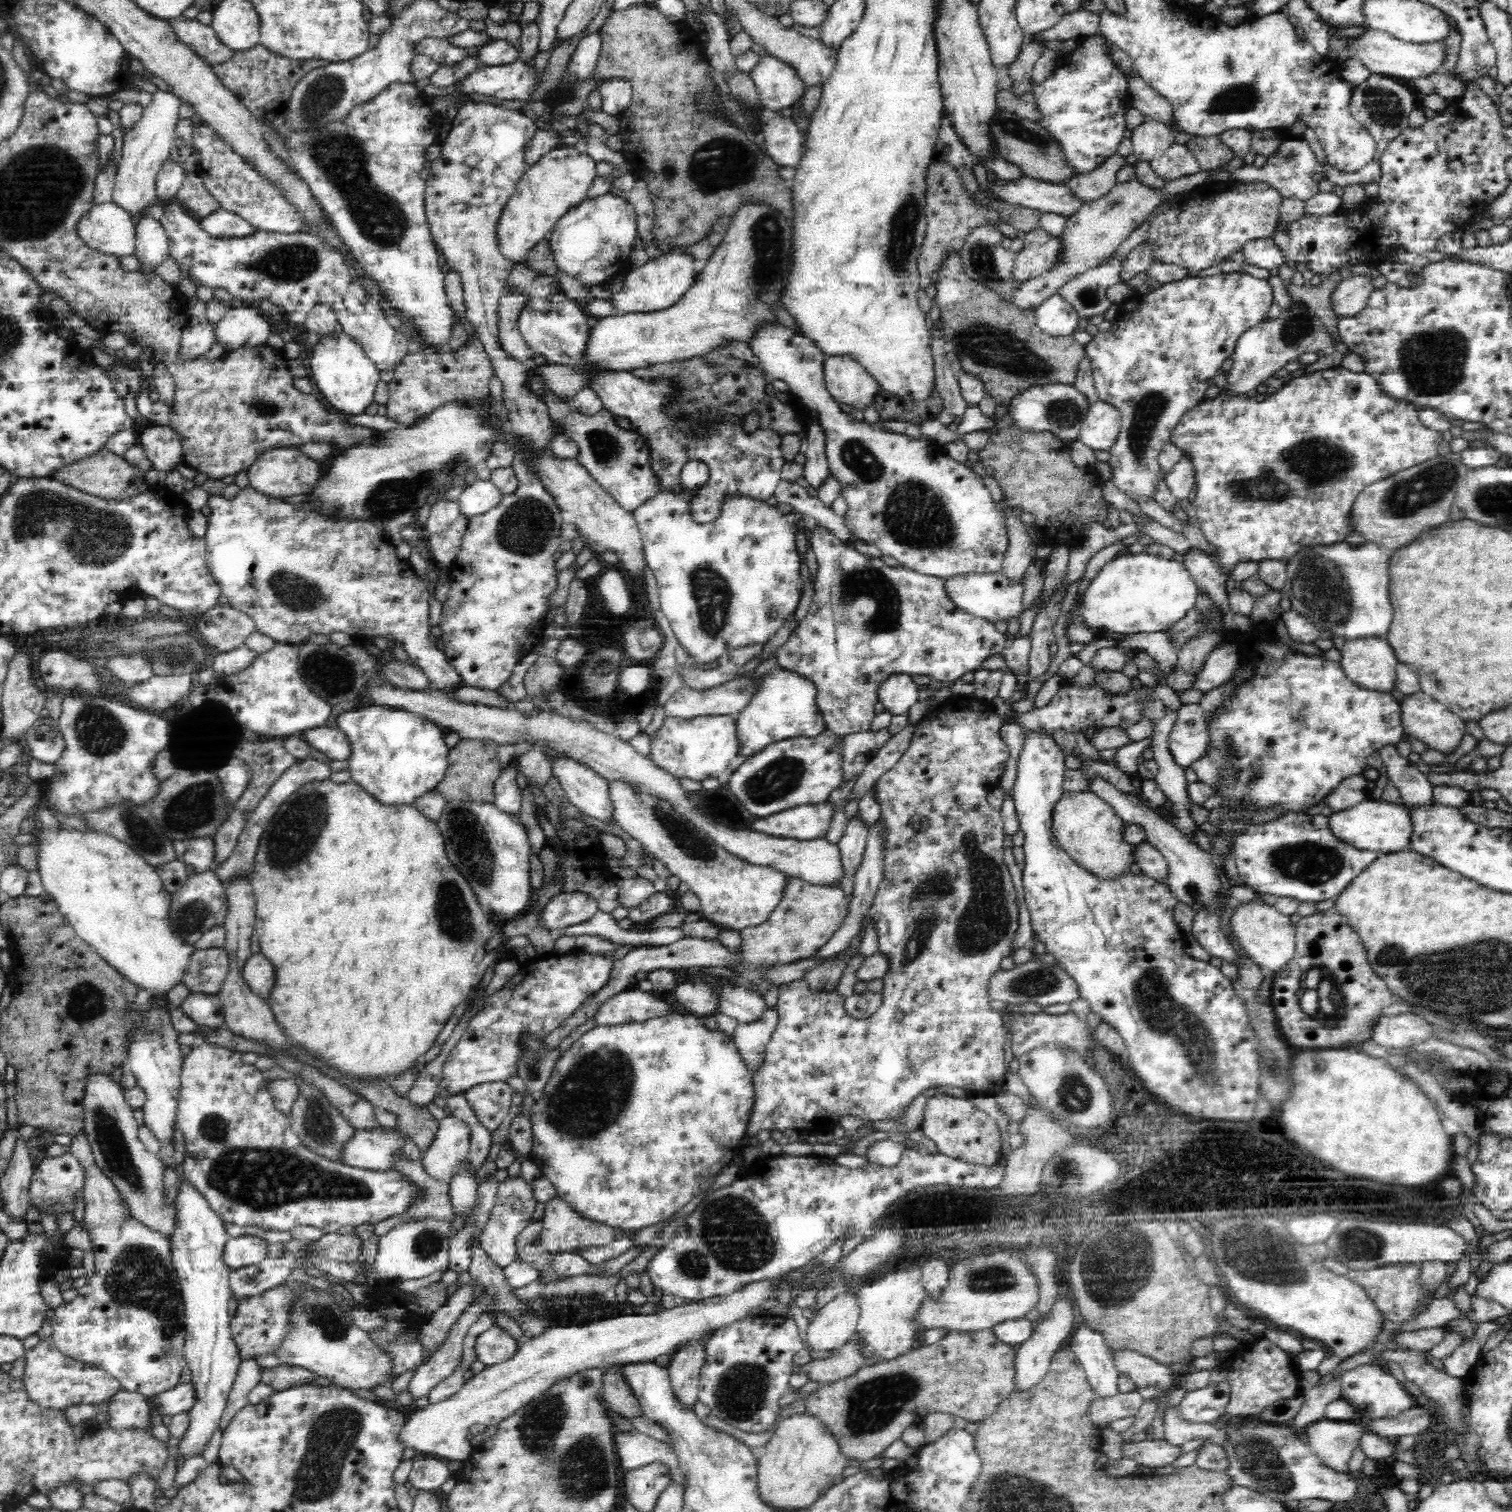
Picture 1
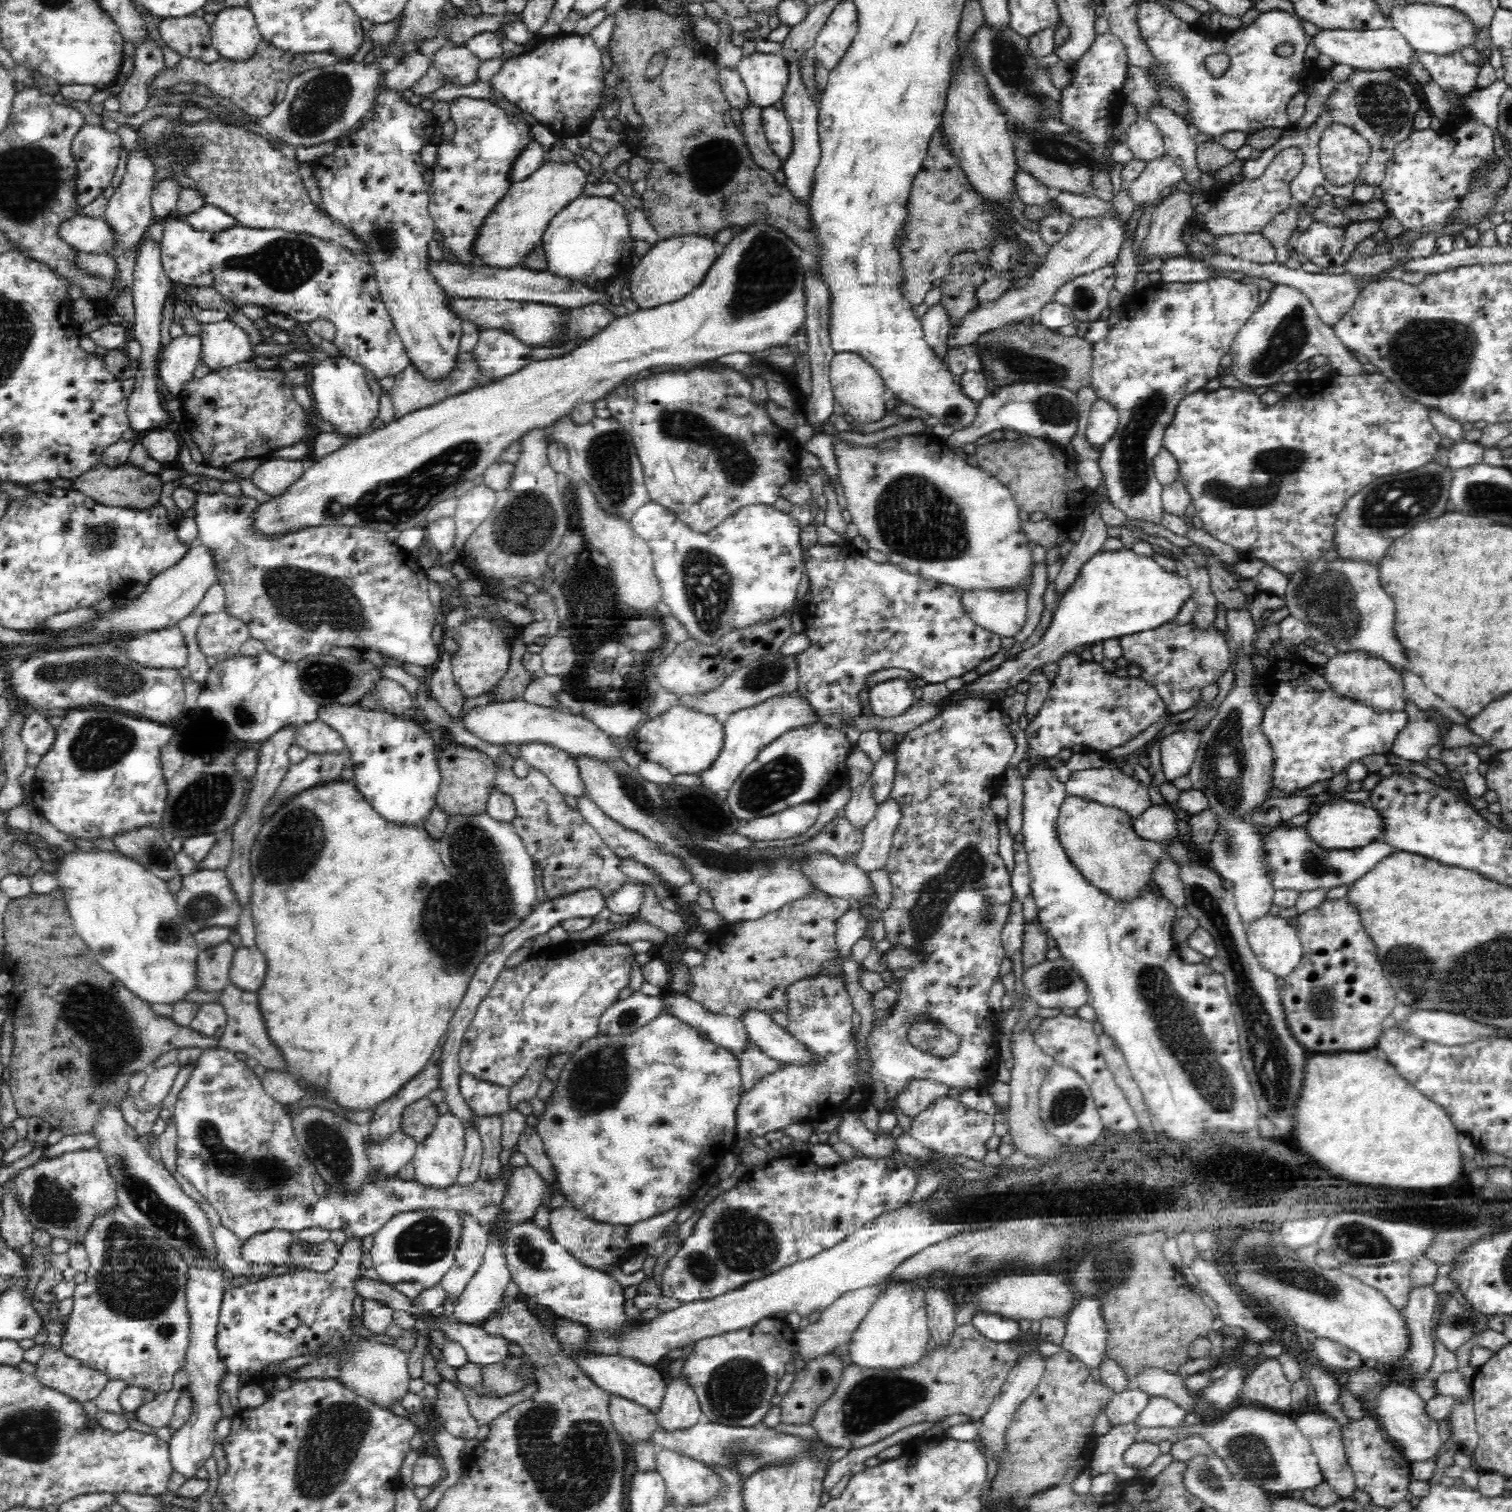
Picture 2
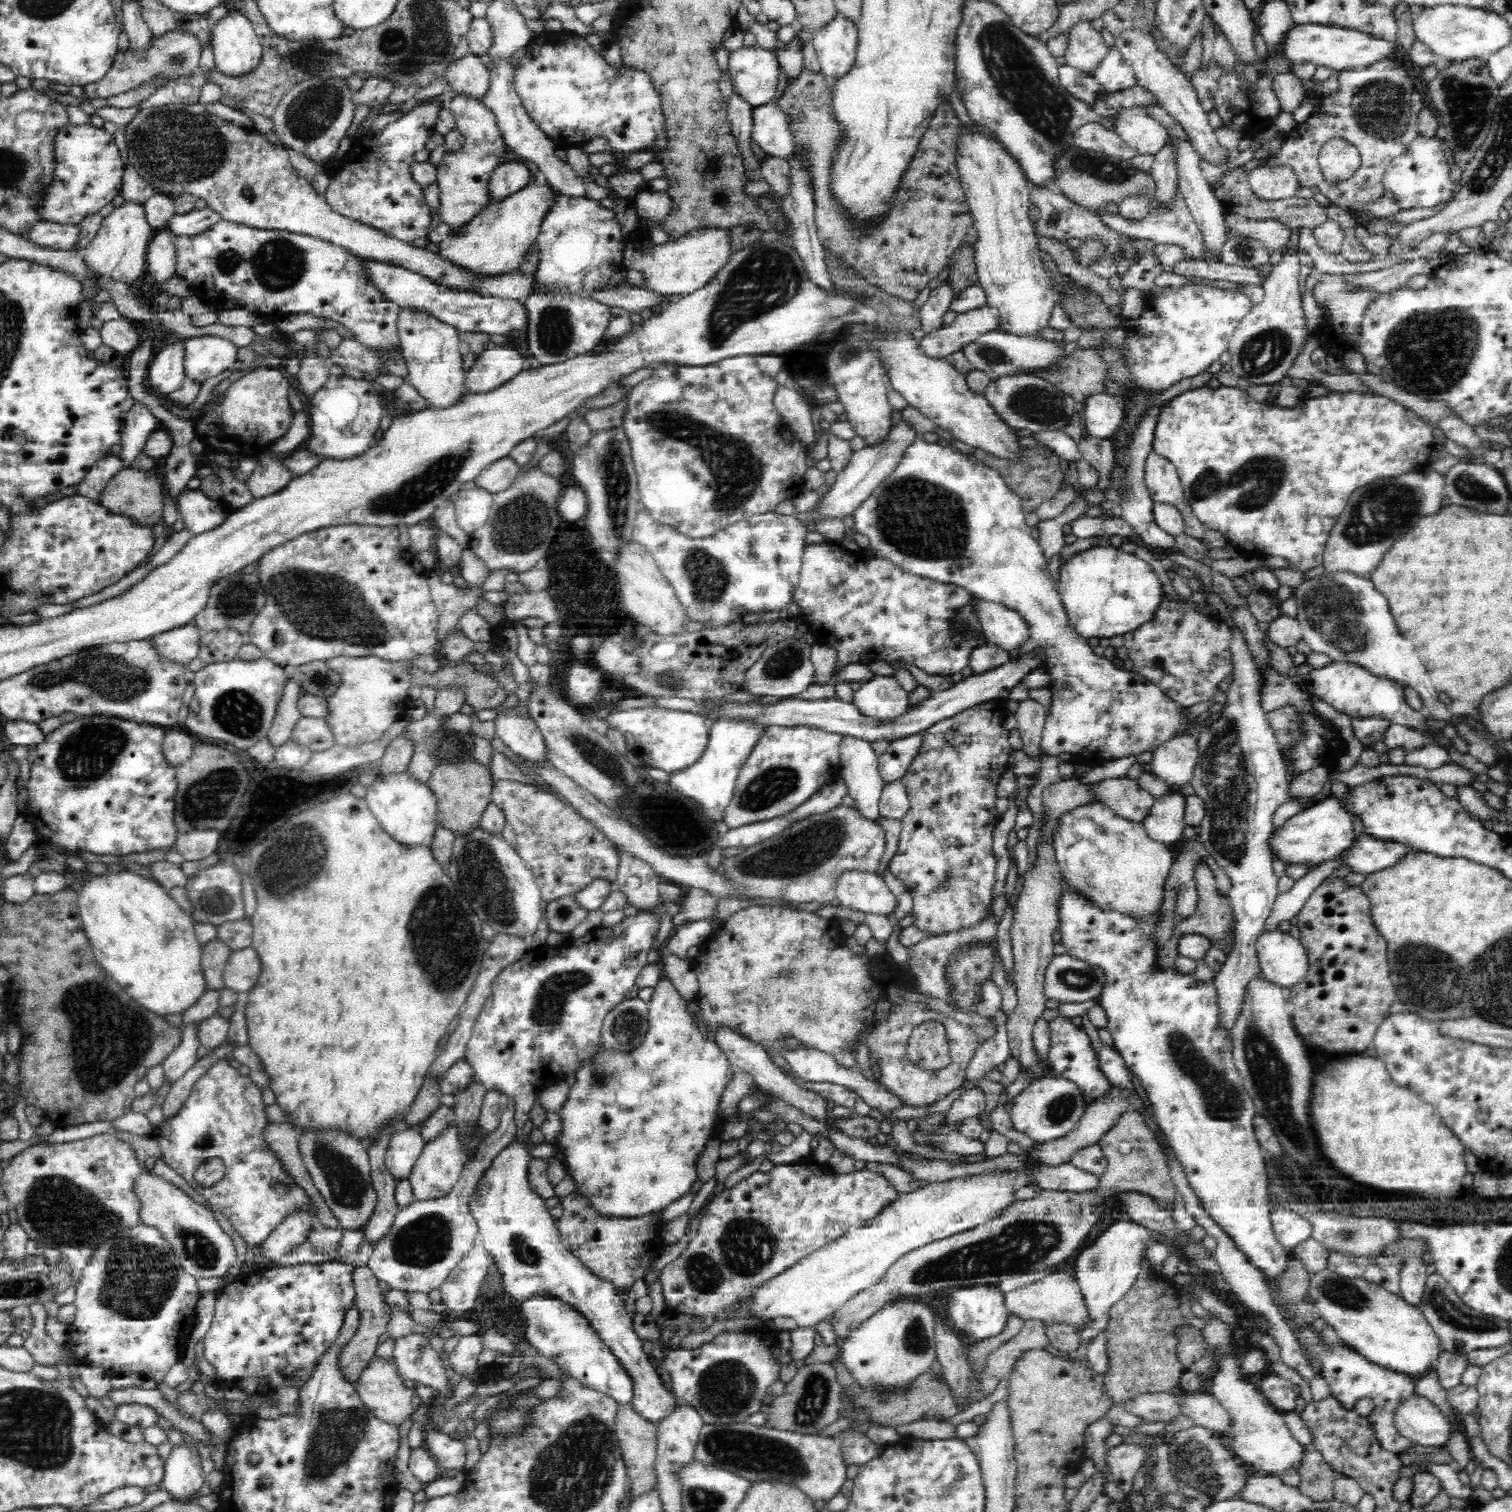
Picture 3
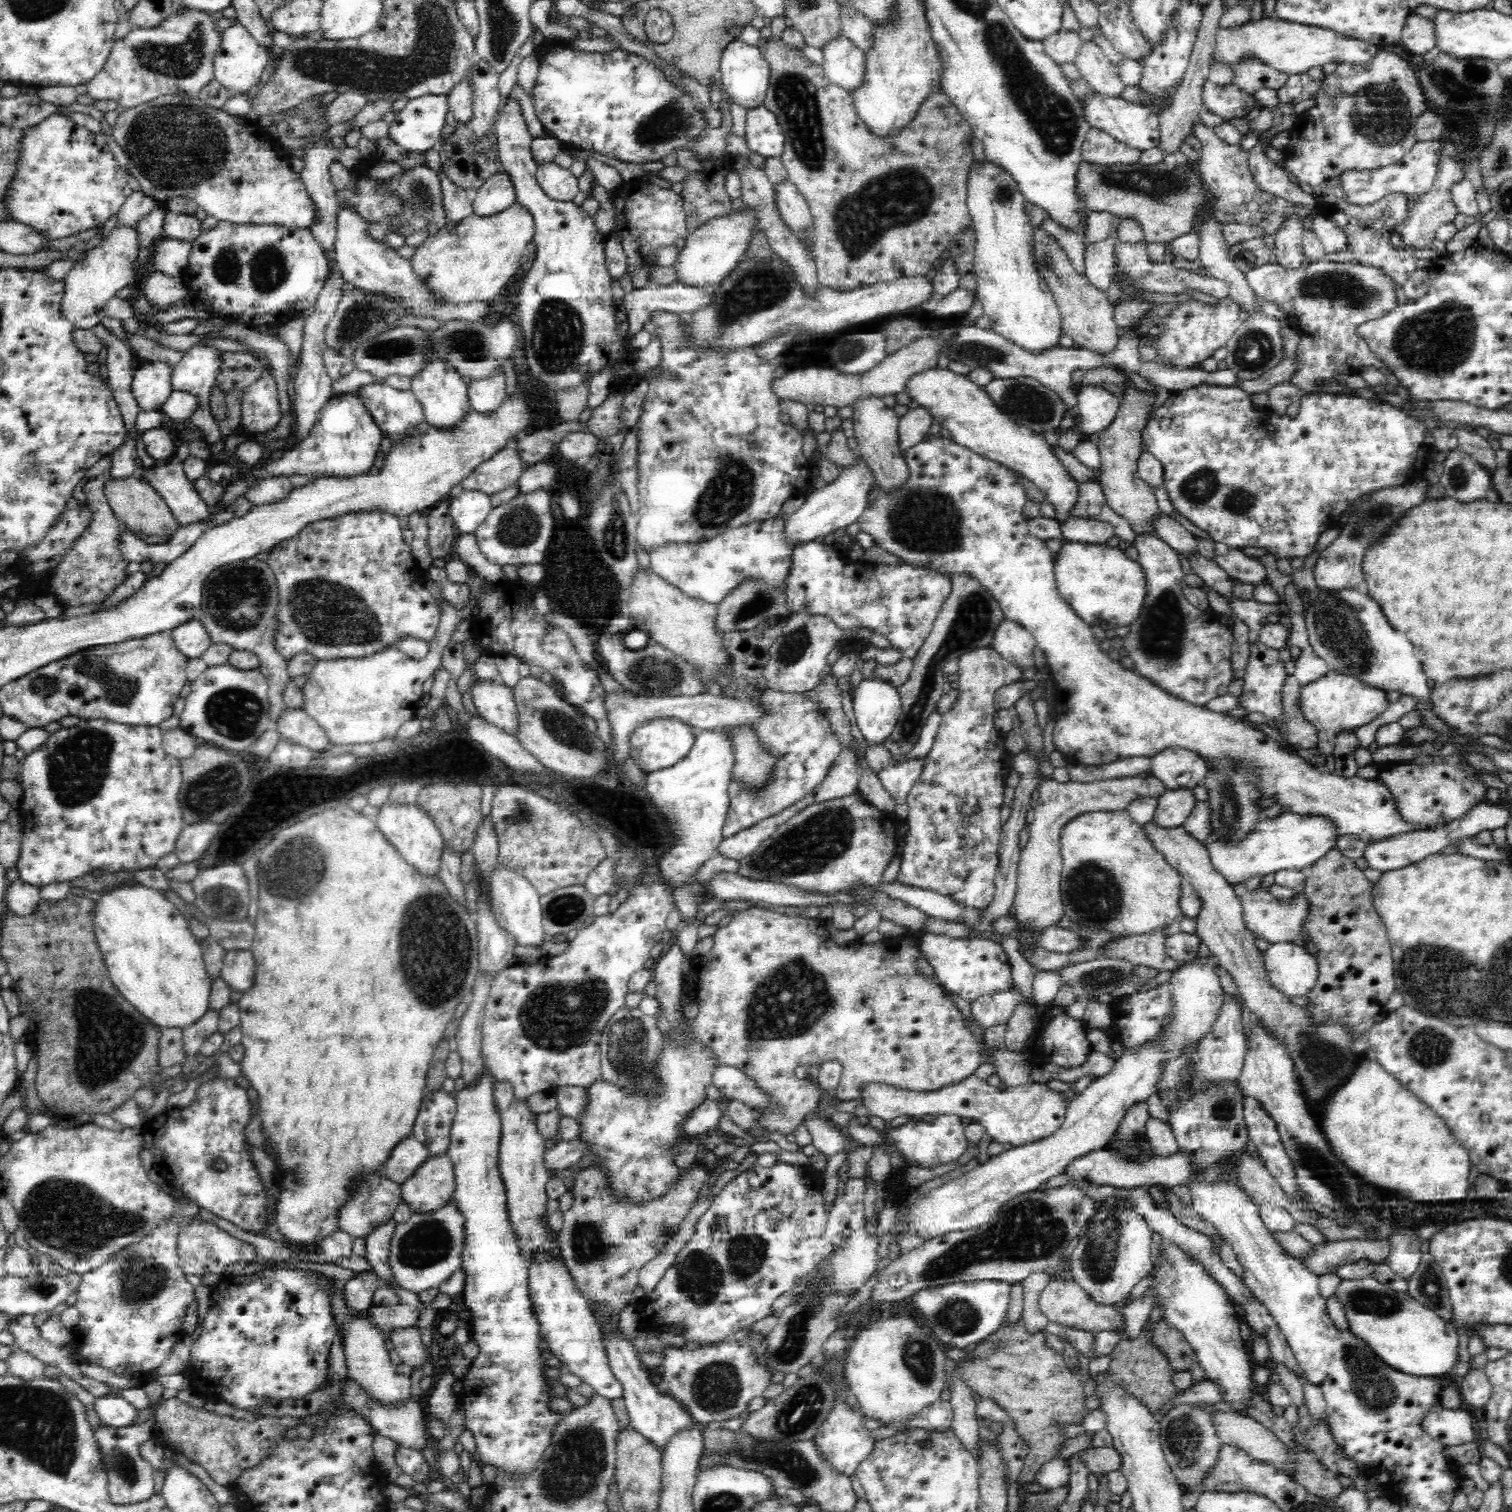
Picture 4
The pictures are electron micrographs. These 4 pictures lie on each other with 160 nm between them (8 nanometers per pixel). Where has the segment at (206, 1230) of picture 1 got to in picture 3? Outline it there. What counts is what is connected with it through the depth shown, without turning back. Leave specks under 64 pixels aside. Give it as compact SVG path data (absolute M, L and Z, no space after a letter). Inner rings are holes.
M186 1443L172 1448L164 1465L163 1482L159 1488L170 1494L170 1501L180 1505L192 1502L198 1505L199 1498L193 1497L205 1486L207 1474L200 1467L196 1448Z

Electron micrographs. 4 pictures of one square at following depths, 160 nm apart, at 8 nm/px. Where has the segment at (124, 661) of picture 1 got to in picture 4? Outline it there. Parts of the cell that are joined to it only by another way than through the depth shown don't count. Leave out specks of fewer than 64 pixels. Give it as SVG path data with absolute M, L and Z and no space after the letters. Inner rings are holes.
M199 618L182 622L180 626L171 630L171 635L178 650L190 659L200 657L213 643Z

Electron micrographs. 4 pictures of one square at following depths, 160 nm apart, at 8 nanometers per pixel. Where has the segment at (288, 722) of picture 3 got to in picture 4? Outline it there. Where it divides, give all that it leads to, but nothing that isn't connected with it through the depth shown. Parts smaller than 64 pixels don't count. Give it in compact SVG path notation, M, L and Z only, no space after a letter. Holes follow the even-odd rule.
M247 558L231 562L214 569L202 586L202 600L198 618L206 627L213 643L230 645L232 650L256 653L258 671L265 676L269 686L269 714L276 722L287 708L282 702L282 690L289 681L286 659L275 649L275 633L278 625L274 621L279 605L279 588L274 571L267 561Z

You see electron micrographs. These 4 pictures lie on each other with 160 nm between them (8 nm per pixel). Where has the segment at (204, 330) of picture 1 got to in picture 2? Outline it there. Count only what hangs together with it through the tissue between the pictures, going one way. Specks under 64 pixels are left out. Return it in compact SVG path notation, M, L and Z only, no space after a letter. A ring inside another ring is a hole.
M182 335L172 339L166 346L162 347L156 364L156 374L159 378L159 384L164 385L162 392L167 396L176 398L179 391L183 390L183 383L192 378L192 373L200 360L200 337Z

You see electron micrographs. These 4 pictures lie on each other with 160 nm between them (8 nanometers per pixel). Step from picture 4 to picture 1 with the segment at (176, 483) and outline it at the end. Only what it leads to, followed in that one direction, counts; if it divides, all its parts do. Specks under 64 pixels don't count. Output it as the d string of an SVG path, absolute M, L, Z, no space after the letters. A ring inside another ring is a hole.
M248 486L240 489L240 492L228 500L222 495L208 495L206 504L210 508L207 516L207 530L203 539L206 543L206 564L214 581L220 587L221 594L228 599L228 605L250 617L254 621L254 630L262 635L270 637L274 644L285 643L288 646L298 647L298 650L309 642L309 638L314 634L326 634L330 636L334 632L344 632L348 636L361 636L367 640L374 640L378 644L392 648L400 644L406 651L407 656L418 666L428 677L429 689L431 691L453 689L462 685L462 677L451 666L446 658L445 652L440 651L433 640L435 632L430 629L429 615L430 605L428 600L432 594L432 582L423 582L409 565L408 560L404 560L397 555L396 547L383 536L383 532L373 523L363 522L361 519L342 519L340 517L321 515L317 511L310 510L310 505L288 504L279 498L271 497L258 492Z

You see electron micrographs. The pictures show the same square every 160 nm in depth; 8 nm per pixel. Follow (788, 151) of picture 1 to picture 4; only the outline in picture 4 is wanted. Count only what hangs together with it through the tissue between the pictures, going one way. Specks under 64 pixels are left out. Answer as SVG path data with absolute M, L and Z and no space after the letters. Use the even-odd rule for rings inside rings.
M762 104L747 110L744 140L748 150L762 158L778 158L783 152L785 135L776 115Z

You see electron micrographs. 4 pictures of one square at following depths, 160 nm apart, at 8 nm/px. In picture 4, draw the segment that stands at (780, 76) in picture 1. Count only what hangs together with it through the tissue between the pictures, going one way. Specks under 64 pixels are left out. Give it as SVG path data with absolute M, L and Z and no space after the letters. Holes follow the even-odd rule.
M738 38L724 48L718 72L720 82L730 98L746 110L764 102L770 69L757 46L749 46Z

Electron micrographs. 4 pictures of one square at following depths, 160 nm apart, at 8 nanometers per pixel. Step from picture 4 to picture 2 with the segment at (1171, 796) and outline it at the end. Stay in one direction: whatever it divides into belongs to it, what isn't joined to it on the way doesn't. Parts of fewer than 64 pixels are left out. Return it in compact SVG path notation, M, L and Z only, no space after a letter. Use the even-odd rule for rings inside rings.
M1154 804L1144 814L1133 819L1134 830L1140 838L1152 842L1168 842L1180 839L1177 829L1178 814L1174 804Z

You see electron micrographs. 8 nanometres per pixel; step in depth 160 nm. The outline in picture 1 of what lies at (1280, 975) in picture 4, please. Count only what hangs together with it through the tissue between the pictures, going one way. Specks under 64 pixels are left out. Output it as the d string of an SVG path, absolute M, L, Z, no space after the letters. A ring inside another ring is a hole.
M1253 900L1249 904L1236 907L1231 916L1231 933L1238 939L1248 957L1263 968L1275 973L1282 970L1294 958L1296 951L1296 928L1290 917L1281 914L1273 906Z

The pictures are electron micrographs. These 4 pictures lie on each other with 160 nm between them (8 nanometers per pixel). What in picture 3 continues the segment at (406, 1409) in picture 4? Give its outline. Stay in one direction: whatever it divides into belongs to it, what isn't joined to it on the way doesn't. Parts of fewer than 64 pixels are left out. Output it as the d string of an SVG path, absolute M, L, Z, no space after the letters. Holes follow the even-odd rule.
M373 1357L367 1364L366 1370L359 1376L359 1382L355 1386L365 1408L369 1413L374 1414L375 1418L381 1419L383 1422L397 1424L399 1427L409 1420L415 1411L412 1398L416 1392L404 1386L394 1361L387 1362L384 1358Z

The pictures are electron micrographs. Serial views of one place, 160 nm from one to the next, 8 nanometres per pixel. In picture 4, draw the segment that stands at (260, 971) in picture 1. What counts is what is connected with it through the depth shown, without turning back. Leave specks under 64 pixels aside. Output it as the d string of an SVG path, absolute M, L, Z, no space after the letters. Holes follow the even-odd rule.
M230 950L224 955L221 977L232 991L245 993L255 984L255 966L250 950Z

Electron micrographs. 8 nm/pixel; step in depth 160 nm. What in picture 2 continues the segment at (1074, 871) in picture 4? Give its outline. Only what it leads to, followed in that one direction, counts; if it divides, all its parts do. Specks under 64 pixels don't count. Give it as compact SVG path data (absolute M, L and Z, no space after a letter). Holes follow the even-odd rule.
M1067 796L1057 816L1057 835L1066 857L1080 871L1080 875L1092 886L1110 895L1114 900L1132 900L1144 888L1155 888L1154 868L1166 855L1163 843L1147 841L1136 834L1133 819L1118 807L1104 806L1077 796Z

